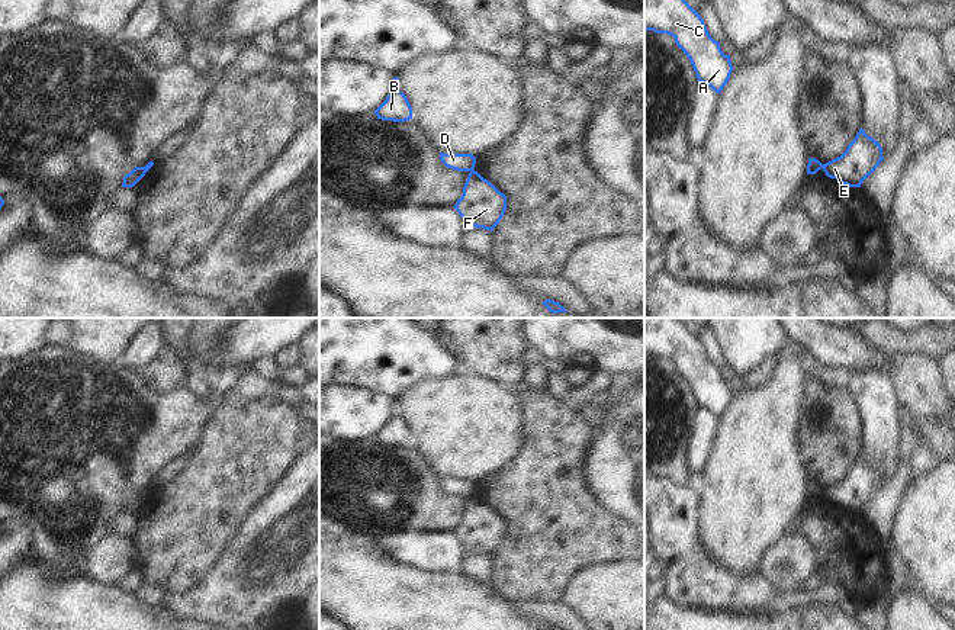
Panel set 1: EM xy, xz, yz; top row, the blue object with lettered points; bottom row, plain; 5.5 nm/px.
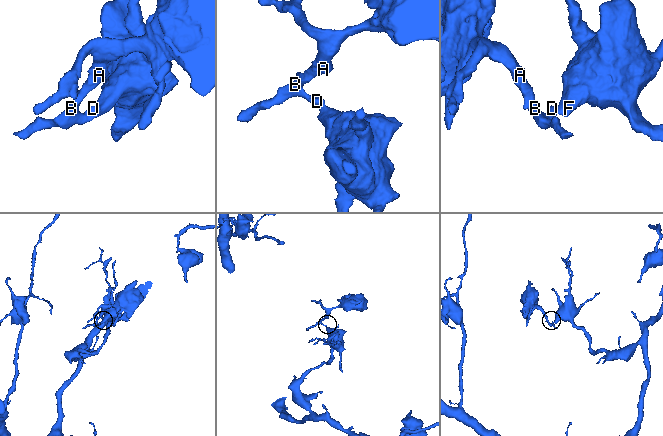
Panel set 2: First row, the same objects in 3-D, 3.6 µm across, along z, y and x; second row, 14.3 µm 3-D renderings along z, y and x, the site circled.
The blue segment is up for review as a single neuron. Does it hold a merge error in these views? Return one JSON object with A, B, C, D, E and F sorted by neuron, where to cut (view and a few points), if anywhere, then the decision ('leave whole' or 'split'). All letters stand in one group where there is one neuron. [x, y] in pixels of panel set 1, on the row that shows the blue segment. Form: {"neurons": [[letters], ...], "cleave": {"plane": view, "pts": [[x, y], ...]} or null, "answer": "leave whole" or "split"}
{"neurons": [["A", "B", "C", "D"], ["E", "F"]], "cleave": {"plane": "yz", "pts": [[822, 164], [823, 167]]}, "answer": "split"}

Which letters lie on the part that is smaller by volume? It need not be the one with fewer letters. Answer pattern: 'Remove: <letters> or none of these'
Remove: A, B, C, D

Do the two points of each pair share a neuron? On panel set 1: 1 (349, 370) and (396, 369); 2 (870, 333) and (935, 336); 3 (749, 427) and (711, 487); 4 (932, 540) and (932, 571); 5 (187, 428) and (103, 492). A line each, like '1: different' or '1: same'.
1: same
2: same
3: same
4: same
5: same

